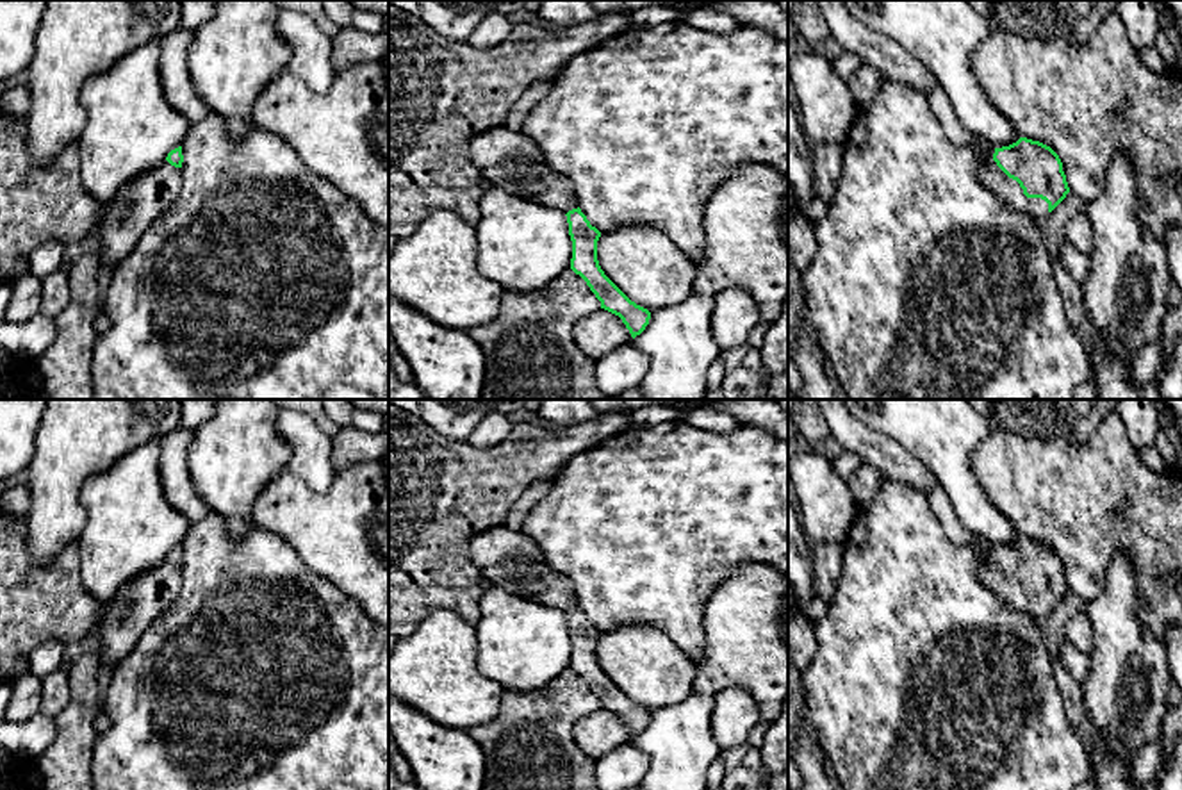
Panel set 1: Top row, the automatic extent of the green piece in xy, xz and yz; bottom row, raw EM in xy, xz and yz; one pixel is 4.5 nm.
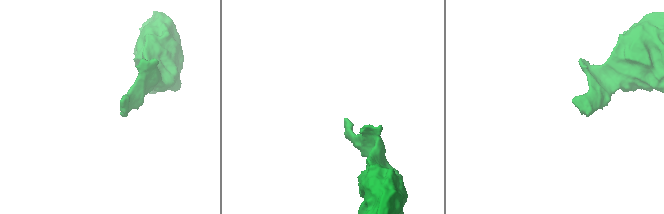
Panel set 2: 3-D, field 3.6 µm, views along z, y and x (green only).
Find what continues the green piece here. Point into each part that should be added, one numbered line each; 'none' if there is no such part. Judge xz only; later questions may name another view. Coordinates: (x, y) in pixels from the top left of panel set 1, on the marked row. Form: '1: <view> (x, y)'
1: xz (508, 159)

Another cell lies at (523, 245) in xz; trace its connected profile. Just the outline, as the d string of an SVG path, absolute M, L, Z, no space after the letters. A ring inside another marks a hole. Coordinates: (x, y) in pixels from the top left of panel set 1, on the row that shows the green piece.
M485 185L476 223L476 267L505 292L544 289L572 259L565 212Z

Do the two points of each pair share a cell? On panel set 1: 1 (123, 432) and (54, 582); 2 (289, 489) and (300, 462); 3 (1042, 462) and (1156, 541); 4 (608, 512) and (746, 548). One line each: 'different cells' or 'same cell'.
1: different cells
2: different cells
3: same cell
4: same cell

